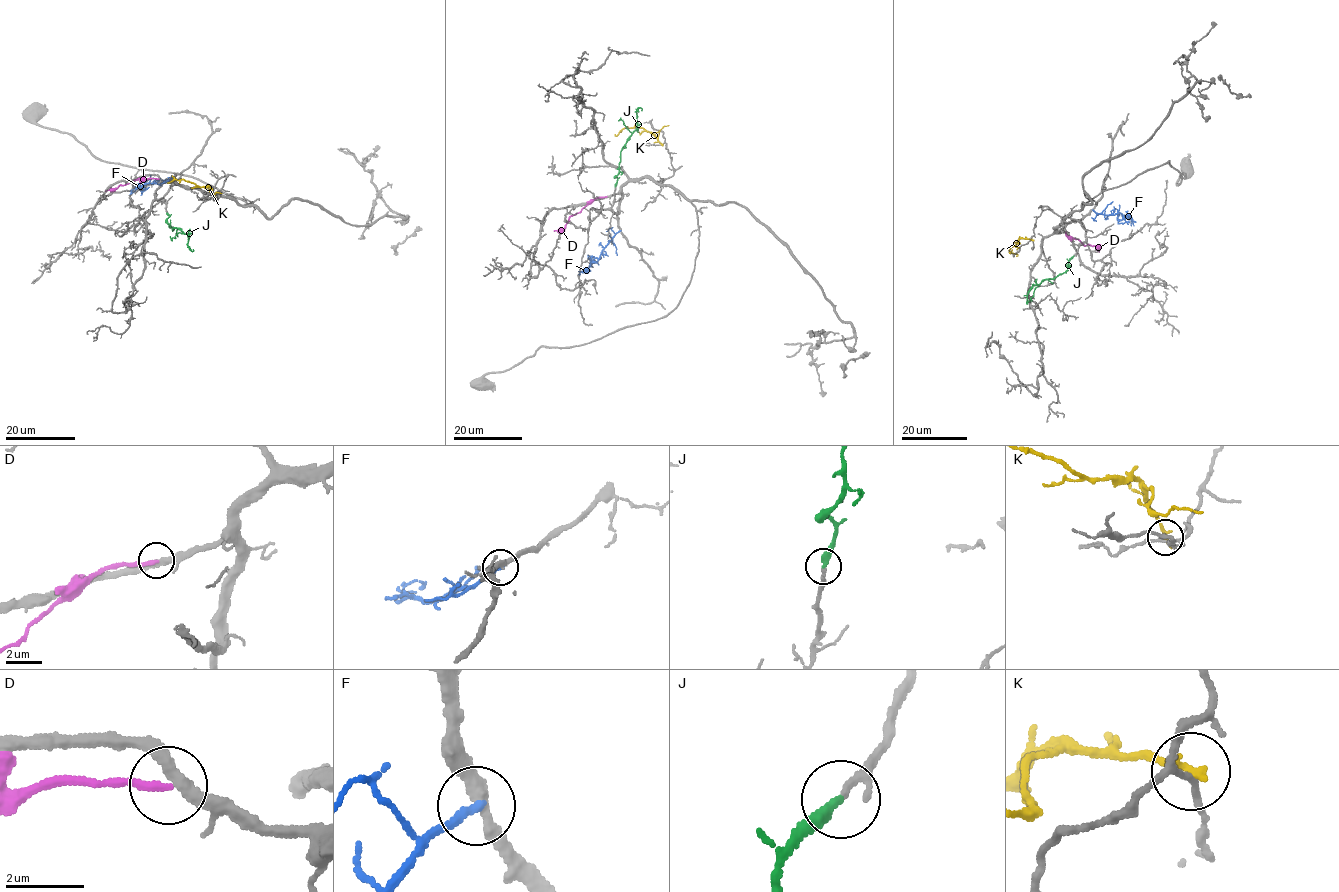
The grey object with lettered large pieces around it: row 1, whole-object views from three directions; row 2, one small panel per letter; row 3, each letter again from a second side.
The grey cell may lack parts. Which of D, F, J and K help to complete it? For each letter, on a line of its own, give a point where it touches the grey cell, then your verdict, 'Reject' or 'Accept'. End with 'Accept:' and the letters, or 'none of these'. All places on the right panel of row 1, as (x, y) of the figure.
D: Touches grey at (1065, 232). Reject
F: Touches grey at (1093, 210). Reject
J: Touches grey at (1073, 256). Accept
K: Touches grey at (1032, 240). Reject
Accept: J

